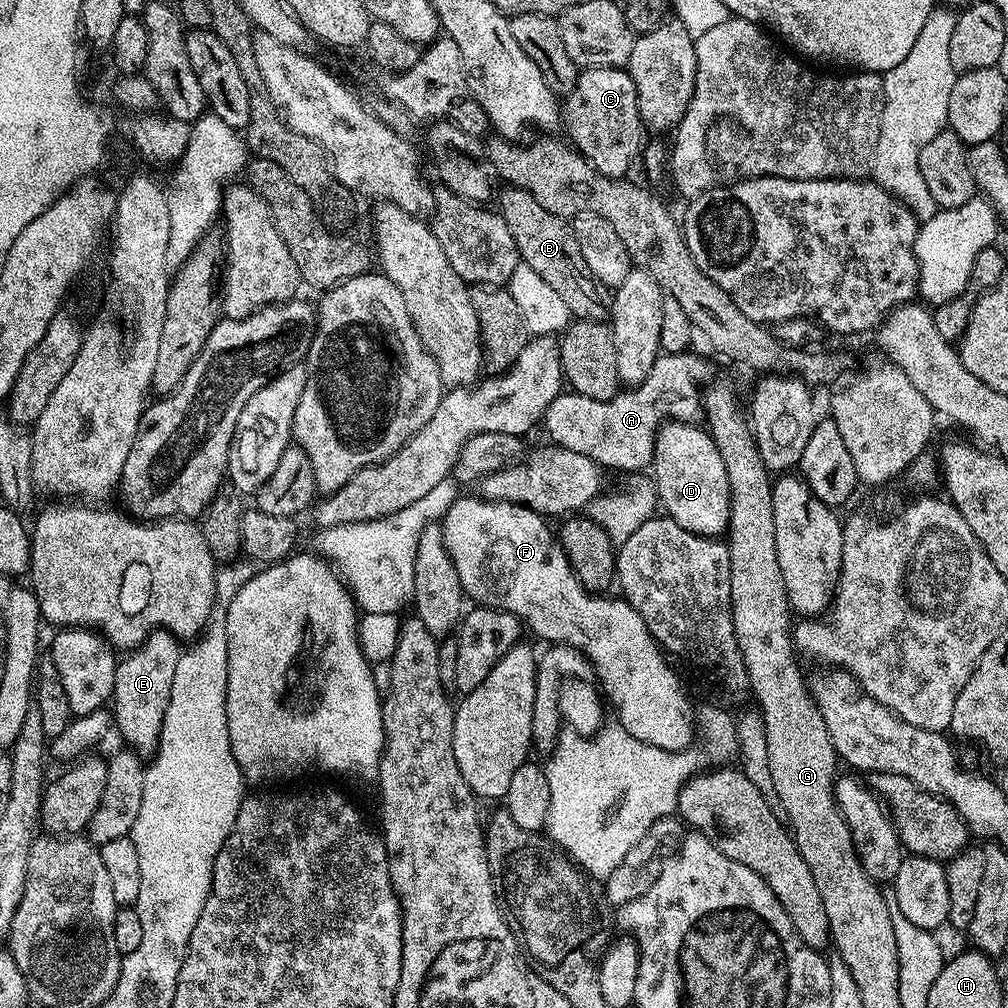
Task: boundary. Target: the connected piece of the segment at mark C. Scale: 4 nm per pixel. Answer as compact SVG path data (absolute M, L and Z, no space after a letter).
M624 68L583 69L563 101L562 128L568 131L571 147L596 171L612 180L627 177L628 167L640 148L642 133L636 91L630 74Z

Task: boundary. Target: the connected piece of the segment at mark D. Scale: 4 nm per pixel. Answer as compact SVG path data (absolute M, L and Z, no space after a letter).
M665 422L659 425L654 453L654 487L659 507L669 520L678 522L682 530L720 538L728 530L728 507L732 497L730 482L726 478L726 462L722 462L722 454L718 454L718 446L714 446L707 431L696 426L692 422Z

